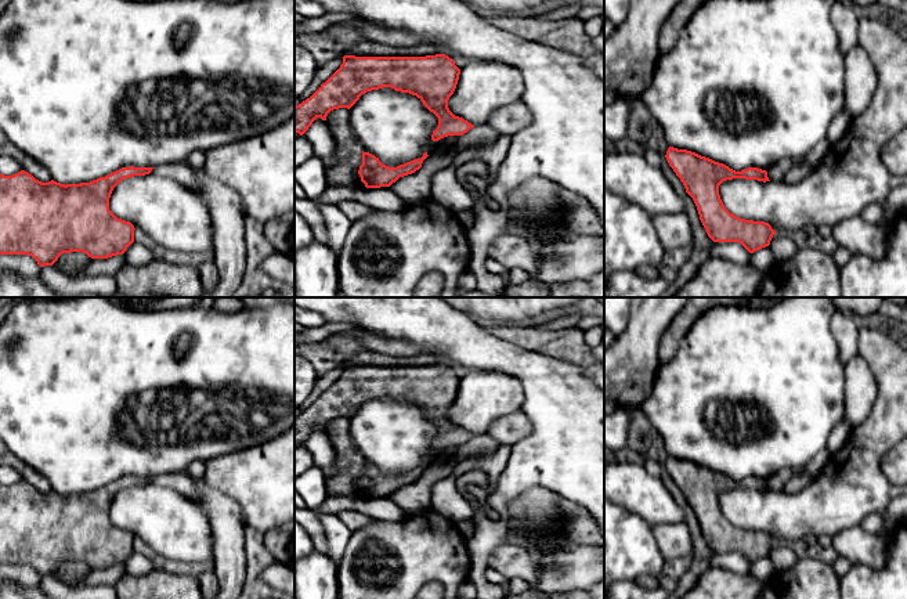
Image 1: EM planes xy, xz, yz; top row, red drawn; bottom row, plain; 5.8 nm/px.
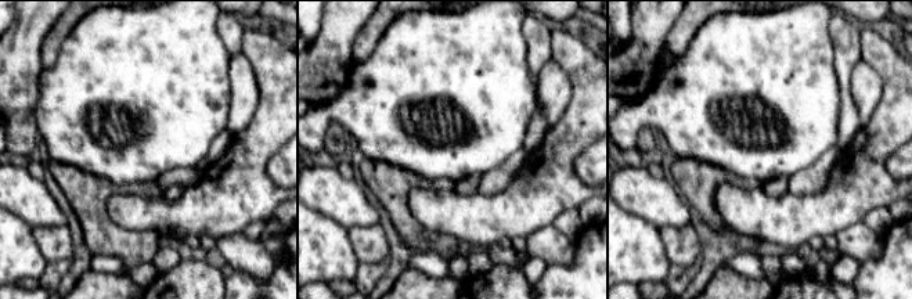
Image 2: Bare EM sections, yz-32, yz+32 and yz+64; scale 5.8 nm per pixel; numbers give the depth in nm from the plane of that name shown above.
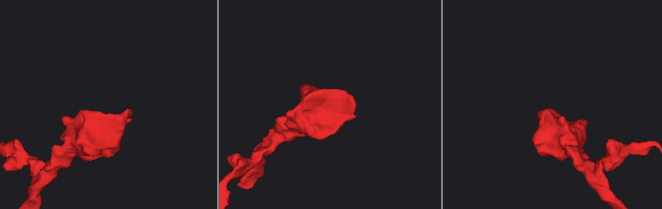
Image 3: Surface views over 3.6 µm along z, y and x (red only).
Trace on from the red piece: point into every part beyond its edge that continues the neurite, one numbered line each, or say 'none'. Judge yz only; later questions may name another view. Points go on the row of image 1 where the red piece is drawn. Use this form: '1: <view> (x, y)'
none

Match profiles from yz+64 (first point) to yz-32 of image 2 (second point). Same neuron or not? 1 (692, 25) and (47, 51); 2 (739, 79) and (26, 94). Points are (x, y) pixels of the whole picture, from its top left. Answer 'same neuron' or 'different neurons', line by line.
1: same neuron
2: different neurons

